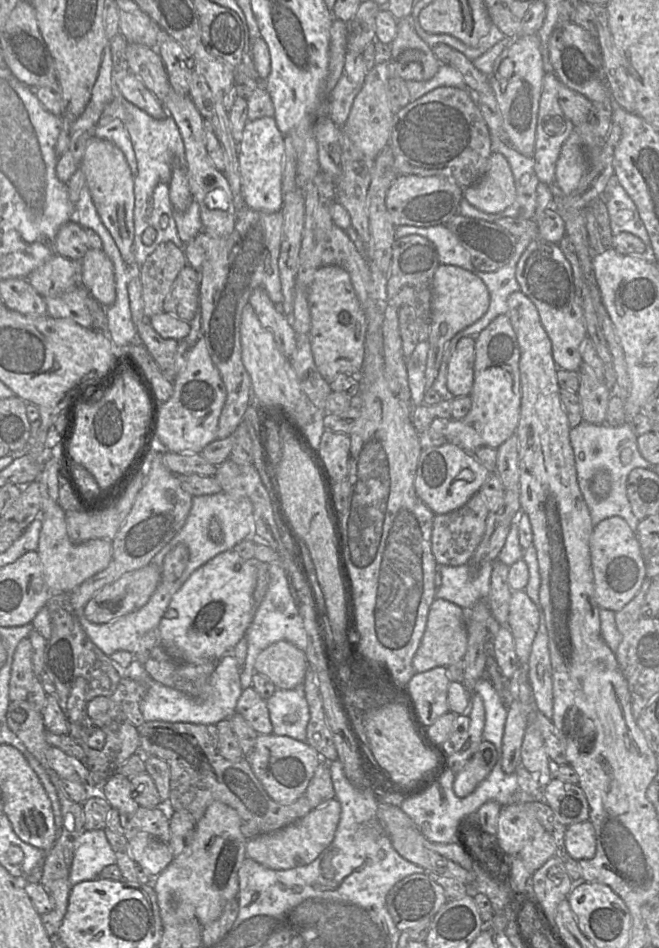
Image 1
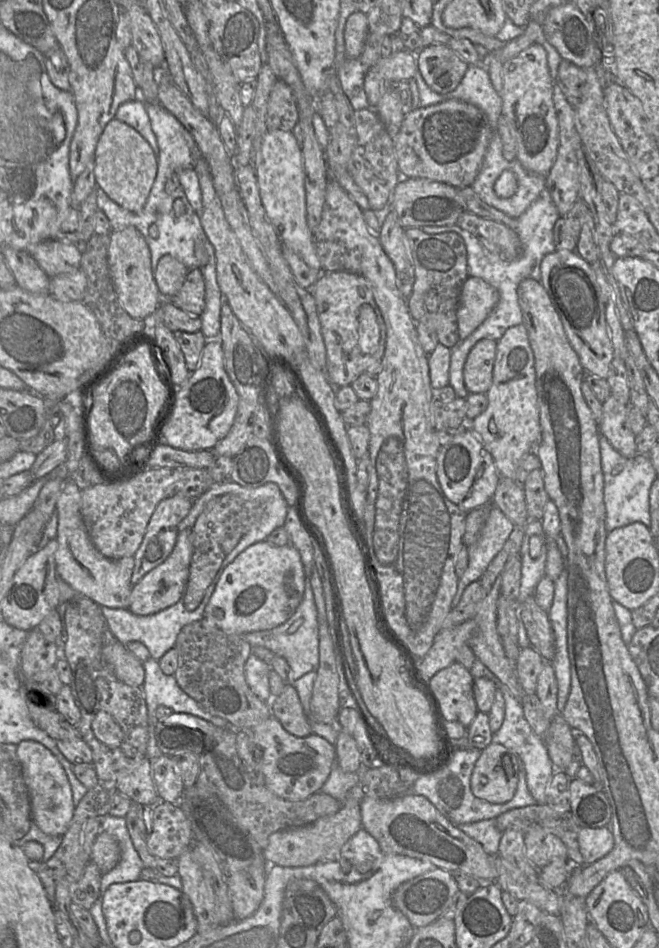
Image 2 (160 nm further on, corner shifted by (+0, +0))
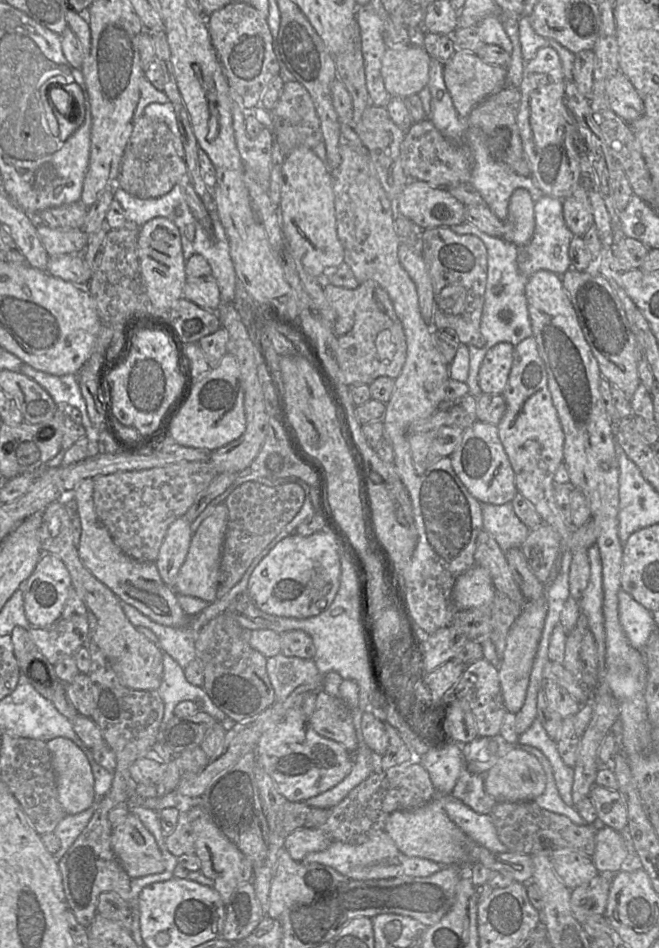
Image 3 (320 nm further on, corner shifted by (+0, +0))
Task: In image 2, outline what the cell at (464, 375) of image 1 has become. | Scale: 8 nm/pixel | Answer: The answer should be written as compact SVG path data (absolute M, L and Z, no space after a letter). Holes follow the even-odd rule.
M482 339L470 350L464 368L464 384L469 394L486 393L492 384L497 341Z

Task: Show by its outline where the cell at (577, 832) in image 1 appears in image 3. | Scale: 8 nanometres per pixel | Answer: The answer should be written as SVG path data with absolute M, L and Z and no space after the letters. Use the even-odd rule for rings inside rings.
M602 827L595 832L595 851L591 859L600 873L616 874L629 856L619 831Z

